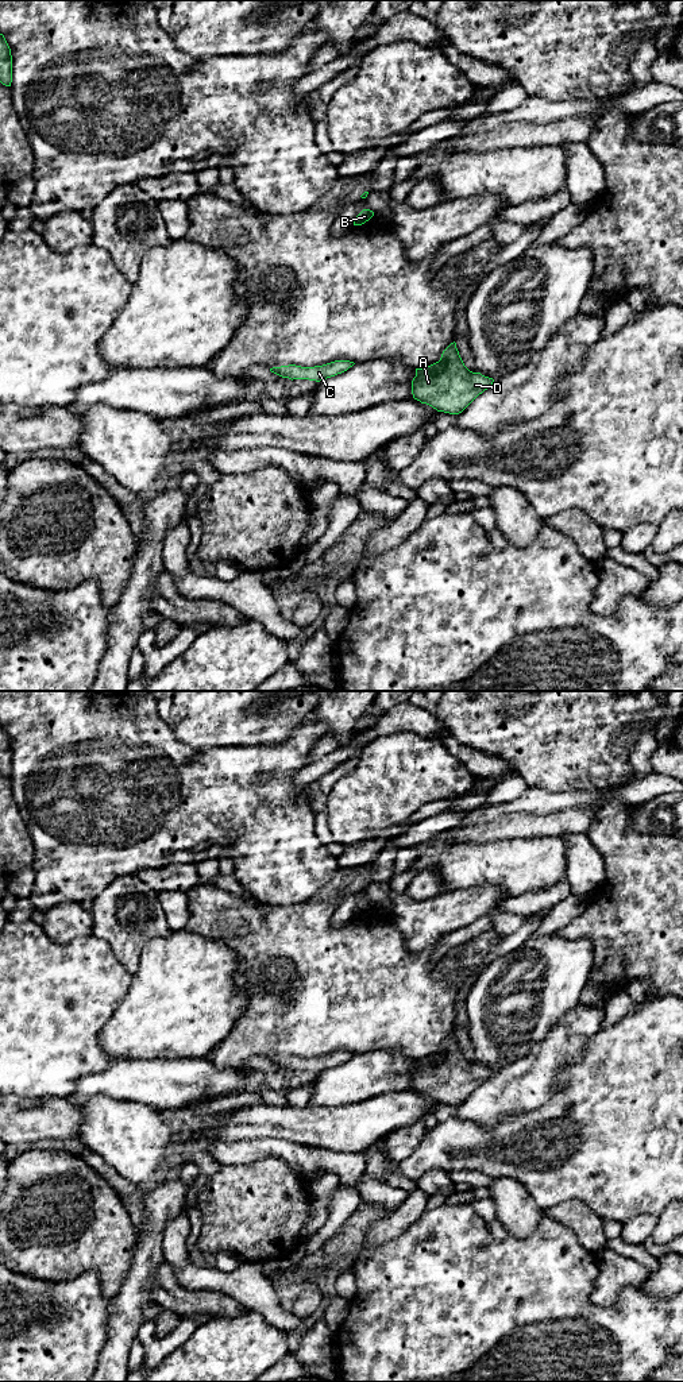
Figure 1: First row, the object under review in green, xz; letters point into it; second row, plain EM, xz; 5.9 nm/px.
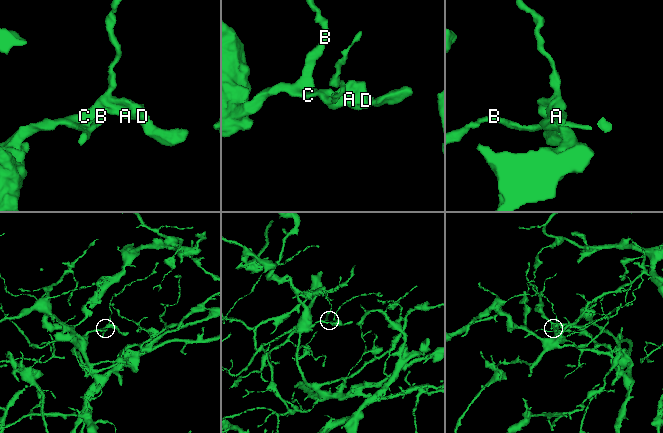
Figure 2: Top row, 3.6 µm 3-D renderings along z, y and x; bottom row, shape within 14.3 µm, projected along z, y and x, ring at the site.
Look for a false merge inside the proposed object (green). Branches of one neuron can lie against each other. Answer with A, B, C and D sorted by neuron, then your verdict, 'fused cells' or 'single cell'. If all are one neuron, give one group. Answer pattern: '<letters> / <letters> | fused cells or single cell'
A B C D | single cell

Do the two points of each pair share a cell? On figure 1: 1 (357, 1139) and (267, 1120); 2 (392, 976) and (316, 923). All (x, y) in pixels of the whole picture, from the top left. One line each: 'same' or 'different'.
1: same
2: same

